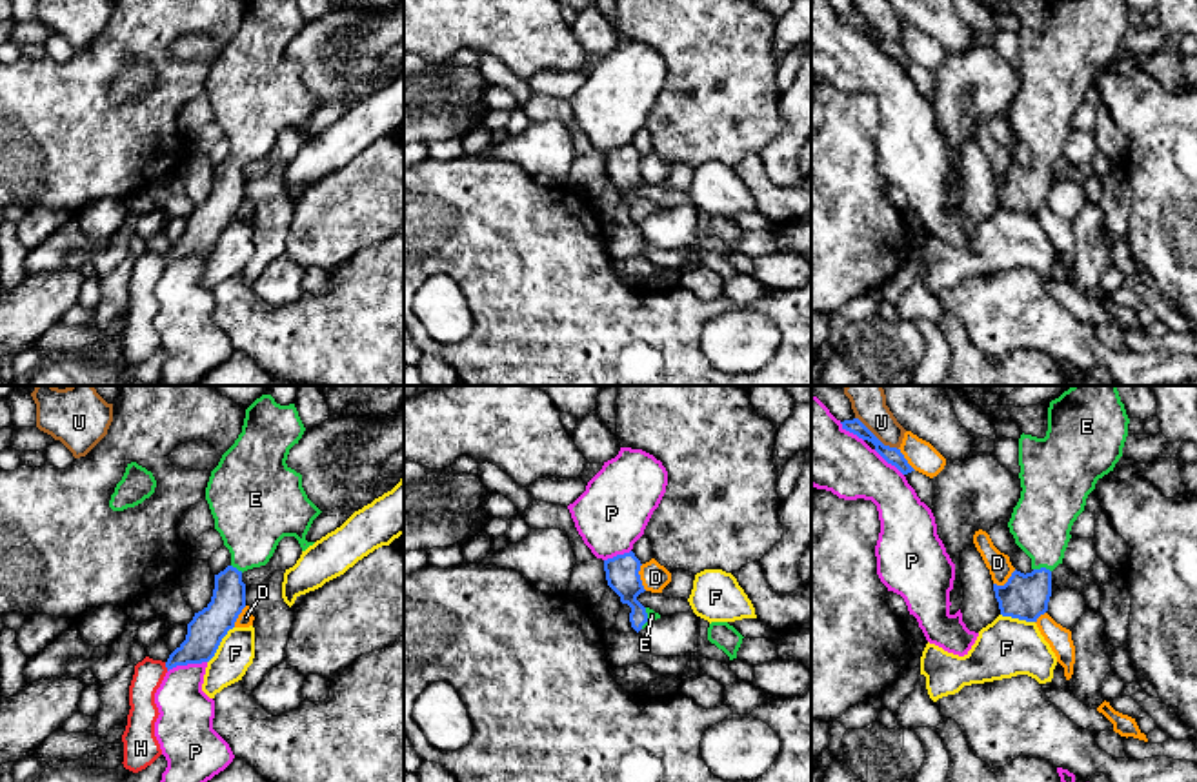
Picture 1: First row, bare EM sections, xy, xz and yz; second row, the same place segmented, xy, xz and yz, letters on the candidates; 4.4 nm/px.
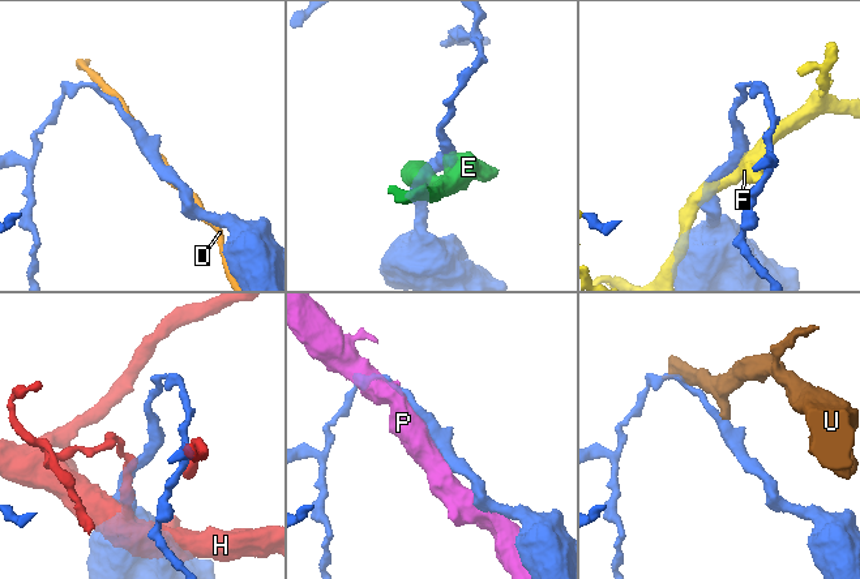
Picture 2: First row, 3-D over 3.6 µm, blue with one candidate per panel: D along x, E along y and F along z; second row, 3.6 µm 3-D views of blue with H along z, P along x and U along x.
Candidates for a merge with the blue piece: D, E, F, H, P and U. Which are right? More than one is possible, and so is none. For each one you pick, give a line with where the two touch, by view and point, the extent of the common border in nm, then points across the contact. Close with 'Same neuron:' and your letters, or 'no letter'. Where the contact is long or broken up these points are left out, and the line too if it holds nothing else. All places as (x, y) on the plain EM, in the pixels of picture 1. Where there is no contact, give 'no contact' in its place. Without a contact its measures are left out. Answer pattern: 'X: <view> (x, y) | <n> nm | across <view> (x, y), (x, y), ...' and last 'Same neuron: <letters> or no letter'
E: yz (1043, 160) | 80 nm | across yz (1025, 190), (1037, 177), (1043, 160), (1041, 115)
Same neuron: E

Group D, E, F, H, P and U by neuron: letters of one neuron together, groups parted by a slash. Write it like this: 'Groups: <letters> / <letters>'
Groups: D / E / F / H / P / U

